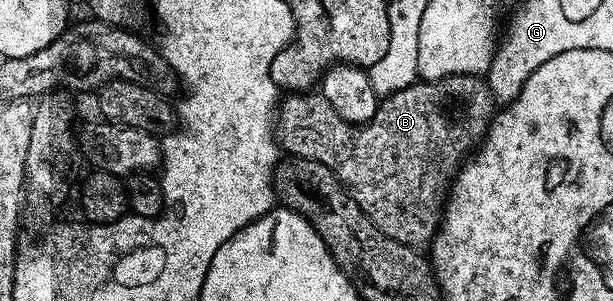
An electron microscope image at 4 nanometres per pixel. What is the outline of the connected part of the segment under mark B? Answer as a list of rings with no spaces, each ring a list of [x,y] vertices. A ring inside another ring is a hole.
[[[447,76],[441,80],[429,80],[427,82],[415,82],[405,89],[398,90],[392,96],[385,96],[379,101],[374,118],[370,122],[362,125],[347,124],[326,102],[326,98],[319,94],[288,94],[279,101],[278,107],[274,113],[274,139],[281,149],[288,151],[287,155],[301,160],[313,160],[322,162],[334,175],[340,179],[340,183],[348,189],[348,192],[358,202],[358,206],[363,212],[372,219],[374,226],[386,234],[386,238],[394,238],[394,242],[402,242],[406,246],[417,250],[423,249],[422,246],[431,245],[433,236],[436,235],[442,219],[442,202],[447,201],[448,193],[452,187],[452,182],[459,172],[461,164],[473,155],[475,149],[479,148],[484,135],[488,133],[488,128],[492,125],[492,117],[498,111],[496,100],[491,96],[491,90],[488,88],[487,79],[479,76]]]

